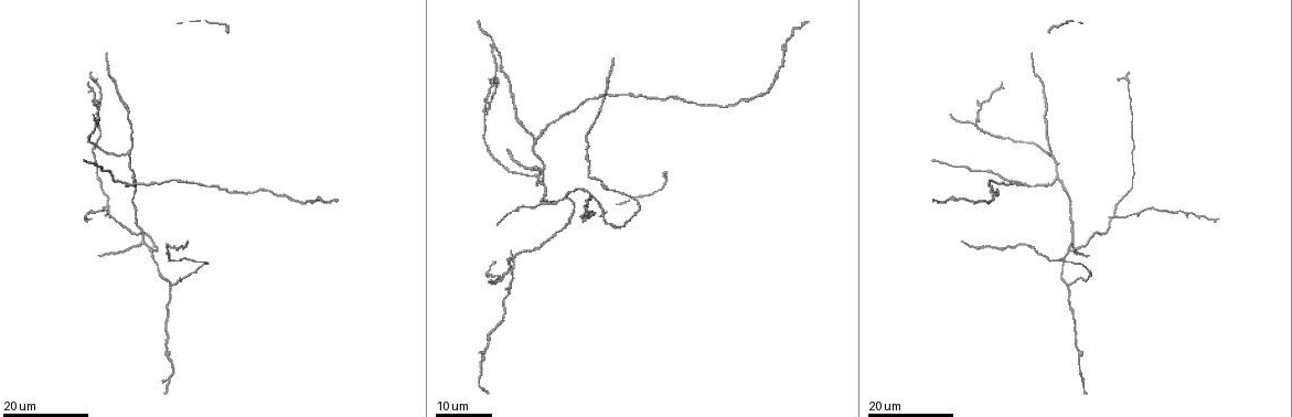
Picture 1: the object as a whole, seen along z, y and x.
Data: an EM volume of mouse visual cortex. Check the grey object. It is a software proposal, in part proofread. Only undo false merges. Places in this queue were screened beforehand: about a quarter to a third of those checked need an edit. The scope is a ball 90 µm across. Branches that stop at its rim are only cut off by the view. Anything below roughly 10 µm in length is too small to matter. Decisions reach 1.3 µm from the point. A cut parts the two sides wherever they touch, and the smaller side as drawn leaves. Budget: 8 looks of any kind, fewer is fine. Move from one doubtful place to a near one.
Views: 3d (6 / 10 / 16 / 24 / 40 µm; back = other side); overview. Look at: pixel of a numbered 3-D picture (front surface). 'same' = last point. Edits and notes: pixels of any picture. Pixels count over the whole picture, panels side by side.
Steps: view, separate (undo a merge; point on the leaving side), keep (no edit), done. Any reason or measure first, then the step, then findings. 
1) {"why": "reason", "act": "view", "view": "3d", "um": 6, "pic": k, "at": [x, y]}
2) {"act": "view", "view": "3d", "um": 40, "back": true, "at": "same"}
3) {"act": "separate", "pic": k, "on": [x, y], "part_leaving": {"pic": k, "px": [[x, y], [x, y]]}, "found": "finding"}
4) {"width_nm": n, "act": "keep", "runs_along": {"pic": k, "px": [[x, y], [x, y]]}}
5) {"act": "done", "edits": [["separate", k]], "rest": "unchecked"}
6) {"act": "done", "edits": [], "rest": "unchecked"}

{"why": "small branch off a trunk", "act": "view", "view": "3d", "um": 24, "pic": 1, "at": [534, 177]}

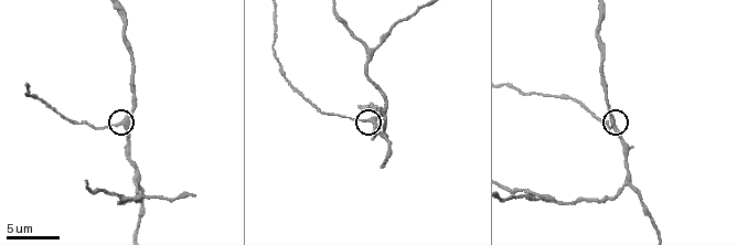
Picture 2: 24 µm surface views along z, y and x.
{"why": "closer look", "act": "view", "view": "3d", "um": 6, "pic": 2, "at": [121, 121]}

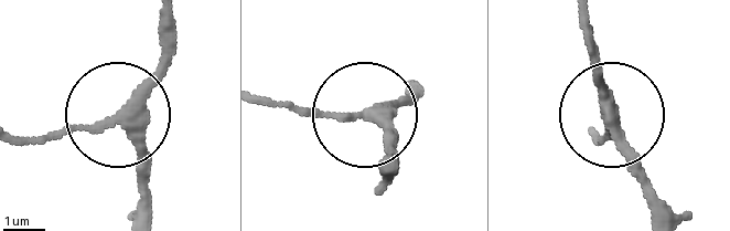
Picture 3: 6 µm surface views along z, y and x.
{"act": "keep", "runs_along": {"pic": 3, "px": [[398, 159], [363, 117], [265, 106]]}, "found": "continuous, no second neuron"}

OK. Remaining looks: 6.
{"why": "looks like a crossing", "act": "view", "view": "3d", "um": 16, "pic": 1, "at": [1114, 214]}

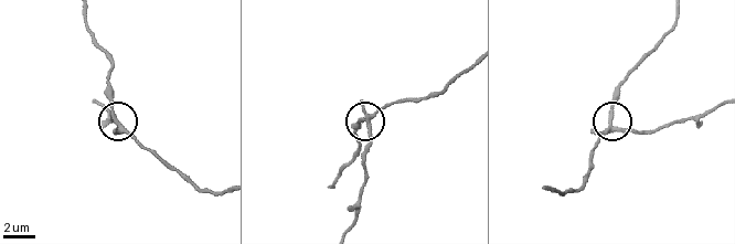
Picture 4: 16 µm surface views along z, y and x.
{"act": "view", "view": "3d", "um": 6, "pic": 4, "at": [367, 123]}

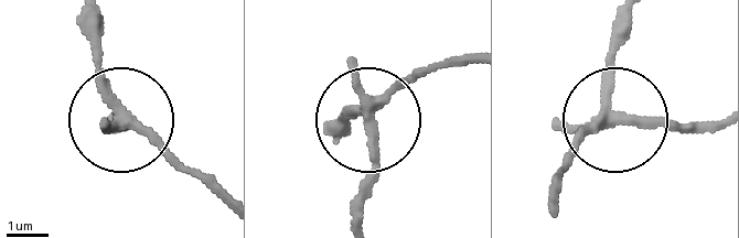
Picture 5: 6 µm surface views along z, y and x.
{"act": "separate", "pic": 5, "on": [371, 170], "part_leaving": {"pic": 5, "px": [[363, 112], [374, 151], [363, 225]]}, "found": "a second neuron is stuck on"}

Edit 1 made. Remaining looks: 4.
{"why": "see it whole again", "act": "view", "view": "overview"}

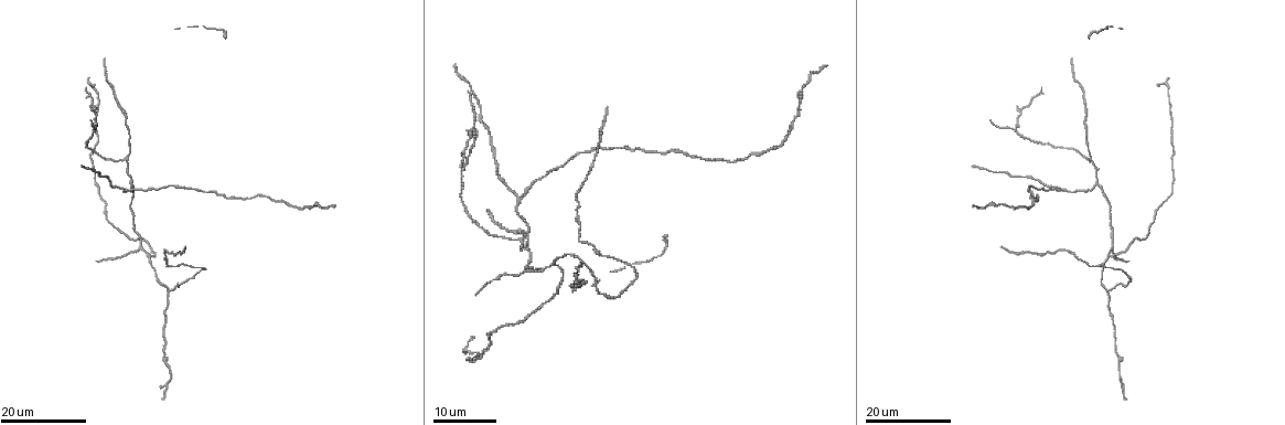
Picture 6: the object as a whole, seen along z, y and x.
{"why": "branch point", "act": "view", "view": "3d", "um": 24, "pic": 6, "at": [528, 245]}

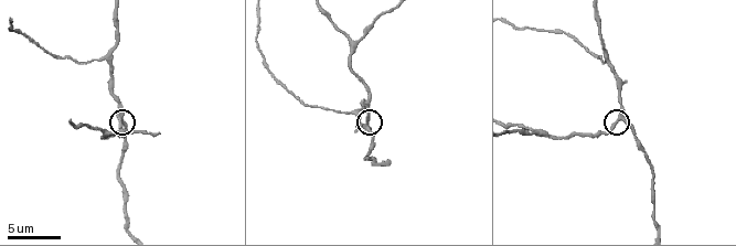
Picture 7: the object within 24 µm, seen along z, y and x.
{"why": "zoom in", "act": "view", "view": "3d", "um": 6, "pic": 7, "at": [118, 119]}

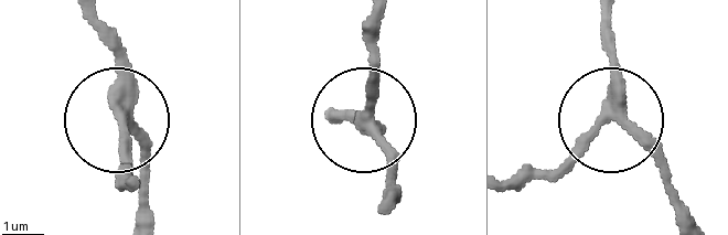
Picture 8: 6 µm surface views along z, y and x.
{"width_nm": 290, "act": "keep", "runs_along": {"pic": 8, "px": [[698, 225], [653, 151], [614, 120], [610, 14]]}, "found": "one neuron here"}

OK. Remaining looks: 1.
{"why": "three-way junction", "act": "view", "view": "3d", "um": 6, "pic": 7, "at": [536, 134]}

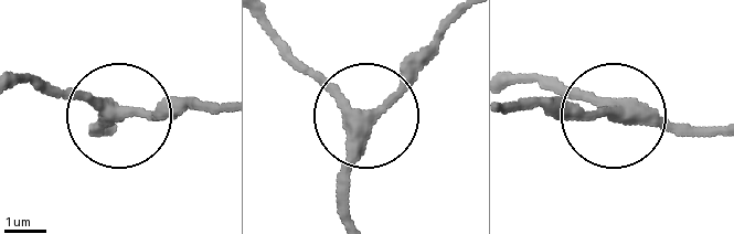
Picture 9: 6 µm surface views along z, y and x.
{"width_nm": 310, "act": "keep", "runs_along": {"pic": 9, "px": [[352, 219], [344, 177], [359, 117], [285, 43]]}, "found": "continuous, no second neuron"}

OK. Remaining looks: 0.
{"act": "done", "edits": [["separate", 5]], "rest": "unchecked"}

